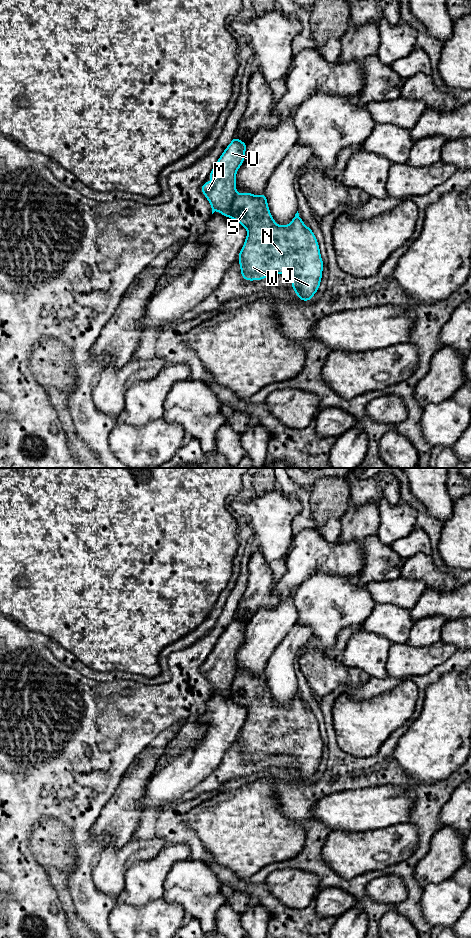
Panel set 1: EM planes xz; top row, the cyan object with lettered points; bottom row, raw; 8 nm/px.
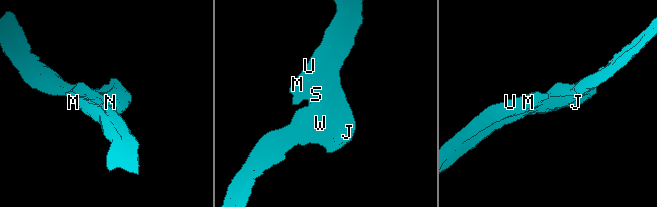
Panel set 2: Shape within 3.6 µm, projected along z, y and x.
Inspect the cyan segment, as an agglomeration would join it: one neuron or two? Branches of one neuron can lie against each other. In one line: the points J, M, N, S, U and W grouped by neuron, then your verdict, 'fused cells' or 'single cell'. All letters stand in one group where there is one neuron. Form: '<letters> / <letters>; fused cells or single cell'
J N S W / M U; fused cells

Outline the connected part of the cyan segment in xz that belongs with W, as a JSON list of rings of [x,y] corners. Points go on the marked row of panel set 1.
[[[244,192],[237,195],[231,204],[230,217],[239,225],[247,228],[247,237],[238,260],[241,276],[248,281],[262,280],[276,274],[292,277],[292,288],[302,301],[311,301],[319,289],[324,263],[321,259],[319,244],[313,231],[295,214],[291,223],[280,226],[275,223],[264,193],[255,196]]]

